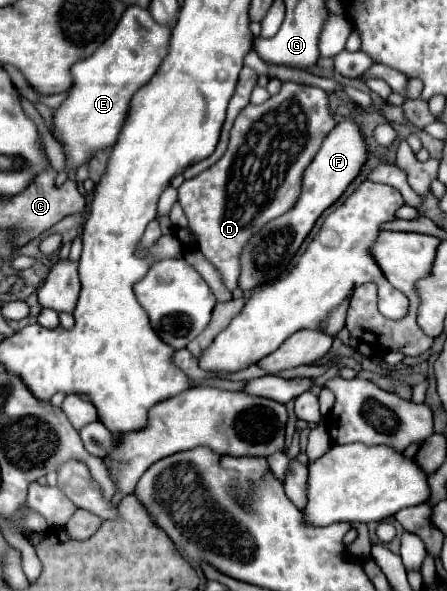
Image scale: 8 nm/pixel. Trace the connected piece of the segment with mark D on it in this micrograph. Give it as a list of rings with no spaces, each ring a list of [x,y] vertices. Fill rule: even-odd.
[[[287,80],[287,82],[283,82],[281,92],[277,96],[271,96],[261,106],[249,104],[249,106],[245,106],[245,110],[241,110],[241,114],[235,118],[235,124],[231,128],[229,148],[217,164],[213,164],[205,172],[201,172],[197,178],[185,180],[179,186],[179,204],[189,220],[191,232],[197,236],[199,250],[211,264],[215,264],[215,268],[221,272],[223,282],[229,290],[237,288],[237,280],[241,274],[239,256],[241,256],[245,244],[267,222],[283,216],[285,212],[289,212],[295,206],[295,202],[301,194],[303,172],[309,166],[309,162],[315,158],[315,154],[319,152],[323,138],[335,126],[337,126],[337,122],[335,122],[335,118],[331,118],[329,100],[327,100],[325,90]]]

